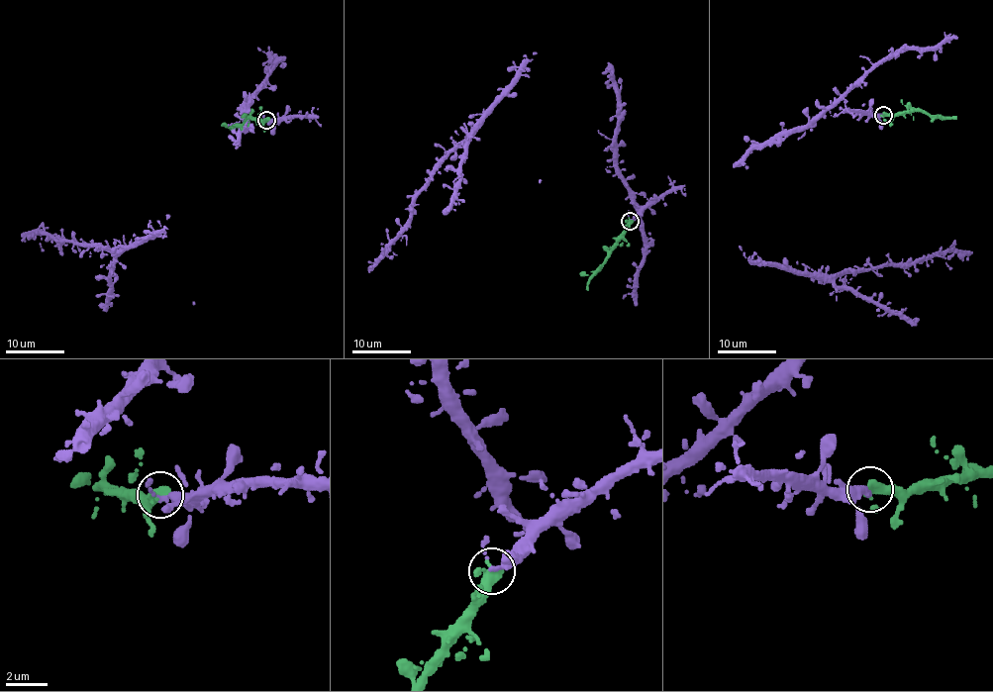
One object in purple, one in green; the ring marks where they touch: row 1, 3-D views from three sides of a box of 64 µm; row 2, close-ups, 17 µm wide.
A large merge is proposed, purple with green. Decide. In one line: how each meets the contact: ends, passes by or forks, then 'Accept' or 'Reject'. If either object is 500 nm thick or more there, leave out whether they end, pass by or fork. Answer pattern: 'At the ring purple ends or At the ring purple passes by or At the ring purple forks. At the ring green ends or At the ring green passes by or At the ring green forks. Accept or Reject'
At the ring purple passes by. At the ring green passes by. Accept

